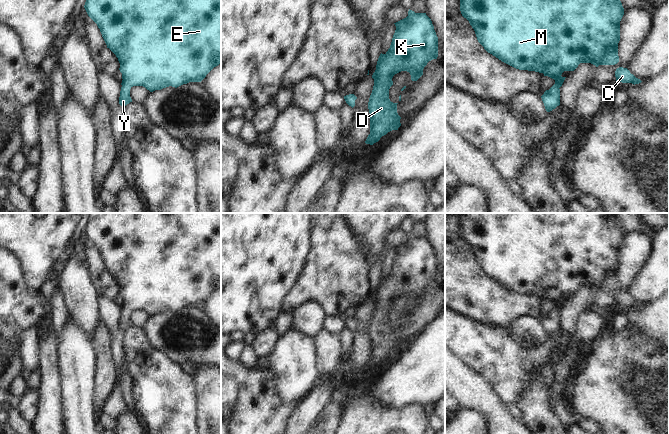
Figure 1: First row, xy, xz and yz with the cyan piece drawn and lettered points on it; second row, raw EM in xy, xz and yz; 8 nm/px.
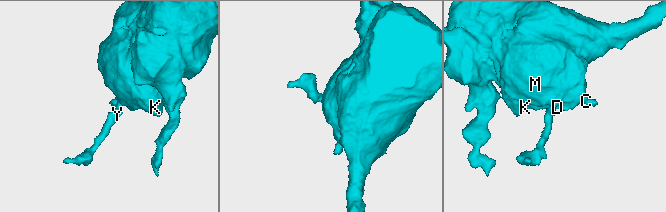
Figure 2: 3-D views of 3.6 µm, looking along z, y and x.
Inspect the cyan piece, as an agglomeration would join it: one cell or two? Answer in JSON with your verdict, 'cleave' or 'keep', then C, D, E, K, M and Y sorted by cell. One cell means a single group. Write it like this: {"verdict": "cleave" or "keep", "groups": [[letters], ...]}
{"verdict": "keep", "groups": [["C", "D", "E", "K", "M", "Y"]]}

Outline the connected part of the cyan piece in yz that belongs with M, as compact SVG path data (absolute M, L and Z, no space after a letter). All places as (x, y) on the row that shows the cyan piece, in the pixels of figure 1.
M460 0L460 11L461 11L462 16L469 21L470 25L474 29L478 42L484 47L484 49L488 53L492 54L493 56L495 56L502 62L516 69L543 73L544 76L548 76L555 80L555 84L549 90L546 90L544 94L541 96L547 112L552 111L553 109L555 109L557 106L560 105L560 89L559 88L562 86L566 78L566 77L561 76L564 71L574 71L580 63L591 63L595 65L596 67L598 67L599 65L615 65L619 62L618 43L620 41L620 21L624 15L624 8L620 0Z

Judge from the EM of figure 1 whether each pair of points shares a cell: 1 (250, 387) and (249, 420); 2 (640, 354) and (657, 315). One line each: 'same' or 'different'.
1: same
2: different

